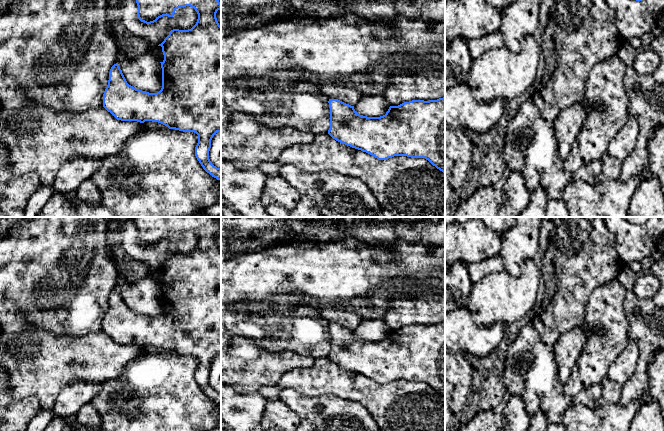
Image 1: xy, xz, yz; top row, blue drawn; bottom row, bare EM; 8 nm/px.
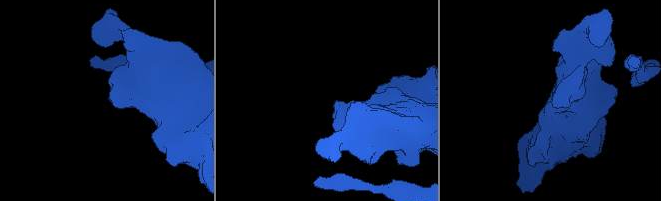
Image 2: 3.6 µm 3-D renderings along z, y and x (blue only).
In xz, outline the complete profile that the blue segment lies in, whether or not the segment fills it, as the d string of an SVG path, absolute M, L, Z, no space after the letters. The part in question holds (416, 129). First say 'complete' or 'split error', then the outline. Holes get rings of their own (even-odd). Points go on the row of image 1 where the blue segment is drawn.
complete; M445 97L437 100L412 100L398 106L390 106L385 115L367 117L358 114L354 106L338 99L329 99L330 128L328 134L336 141L352 148L366 152L378 160L386 160L394 156L425 158L433 166L445 174Z

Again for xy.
complete; M136 0L138 6L137 16L141 22L151 24L163 16L173 17L178 8L190 6L198 14L196 24L188 30L173 29L164 41L158 46L162 47L164 60L162 68L162 88L157 93L149 93L129 85L118 63L114 64L109 72L108 85L103 94L103 107L117 120L158 122L169 129L183 132L194 132L198 135L195 147L195 156L203 169L217 180L221 180L221 169L212 164L209 159L211 140L217 132L221 132L221 26L216 13L221 9L219 0Z

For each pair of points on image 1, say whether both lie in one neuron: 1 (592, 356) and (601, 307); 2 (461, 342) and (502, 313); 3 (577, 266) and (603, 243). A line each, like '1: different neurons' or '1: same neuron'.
1: same neuron
2: different neurons
3: same neuron

